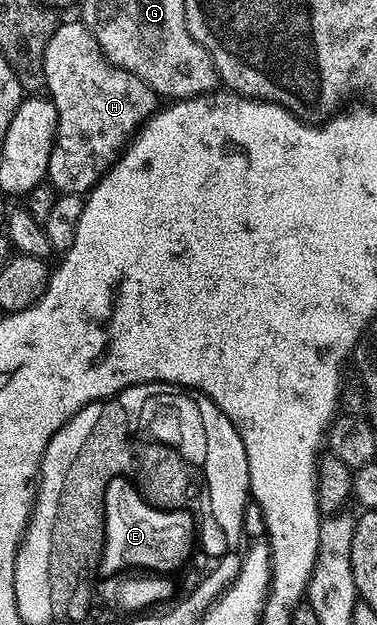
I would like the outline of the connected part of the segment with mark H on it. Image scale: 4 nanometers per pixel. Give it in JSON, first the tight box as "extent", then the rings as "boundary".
{"extent":[44,22,160,196],"boundary":[[[81,22],[59,23],[44,50],[45,91],[53,100],[58,115],[58,132],[46,171],[49,183],[59,194],[82,196],[98,183],[98,179],[113,166],[120,153],[130,143],[138,129],[154,115],[160,100],[156,93],[136,74],[117,68],[106,61],[96,38]]]}

